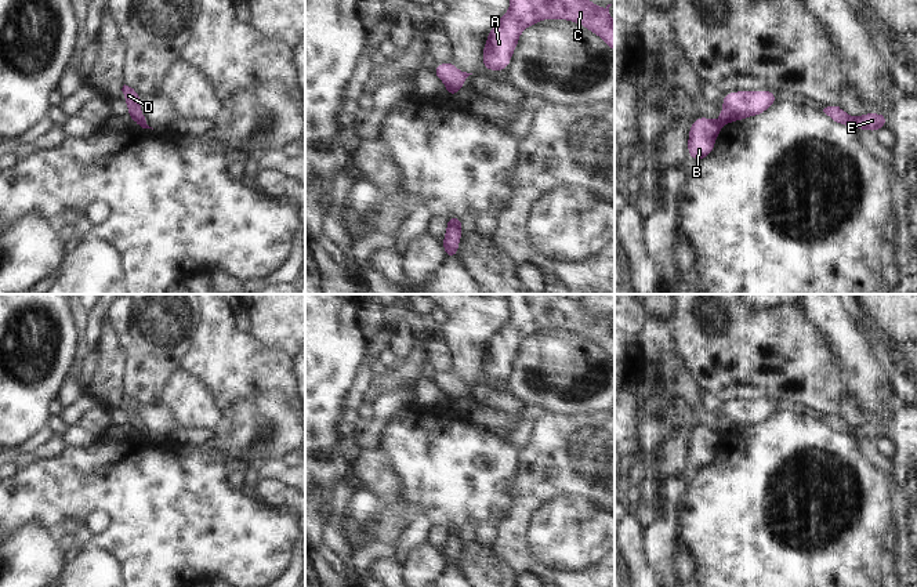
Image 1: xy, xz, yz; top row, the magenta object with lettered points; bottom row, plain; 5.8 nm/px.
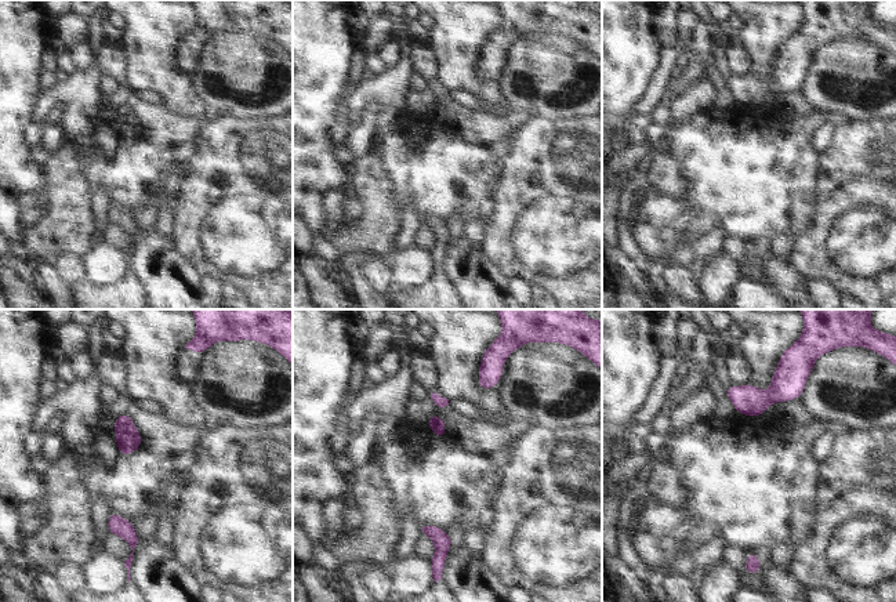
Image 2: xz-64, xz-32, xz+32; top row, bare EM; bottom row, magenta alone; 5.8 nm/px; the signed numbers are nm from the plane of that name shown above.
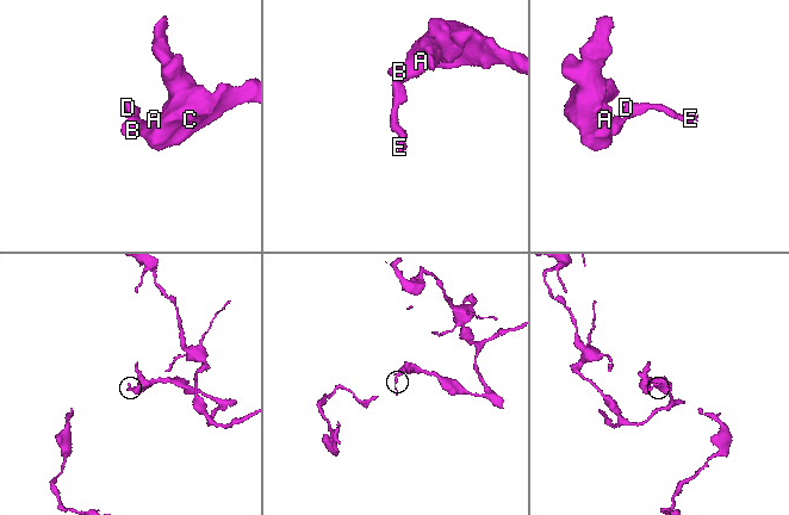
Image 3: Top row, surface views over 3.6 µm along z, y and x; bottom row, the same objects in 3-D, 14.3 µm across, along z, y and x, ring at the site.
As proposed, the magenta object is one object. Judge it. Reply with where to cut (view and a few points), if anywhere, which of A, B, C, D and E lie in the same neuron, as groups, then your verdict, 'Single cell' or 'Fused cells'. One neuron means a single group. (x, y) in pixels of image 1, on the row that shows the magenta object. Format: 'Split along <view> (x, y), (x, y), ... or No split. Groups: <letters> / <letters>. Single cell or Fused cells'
Split along yz (718, 120), (722, 124). Groups: A B C / D E. Fused cells

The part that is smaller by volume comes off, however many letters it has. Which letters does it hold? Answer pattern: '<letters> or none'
D, E

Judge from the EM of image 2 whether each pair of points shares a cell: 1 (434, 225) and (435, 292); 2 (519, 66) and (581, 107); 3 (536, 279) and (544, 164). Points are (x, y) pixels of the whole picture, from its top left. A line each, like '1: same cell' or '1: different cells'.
1: same cell
2: same cell
3: same cell

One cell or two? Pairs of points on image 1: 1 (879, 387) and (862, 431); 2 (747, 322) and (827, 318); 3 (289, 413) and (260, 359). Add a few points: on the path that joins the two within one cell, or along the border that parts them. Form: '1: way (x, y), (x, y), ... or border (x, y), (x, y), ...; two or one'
1: border (894, 410), (887, 421), (866, 421); two
2: border (801, 308), (827, 340), (829, 345); two
3: border (290, 397), (279, 391), (258, 391), (245, 399); two

